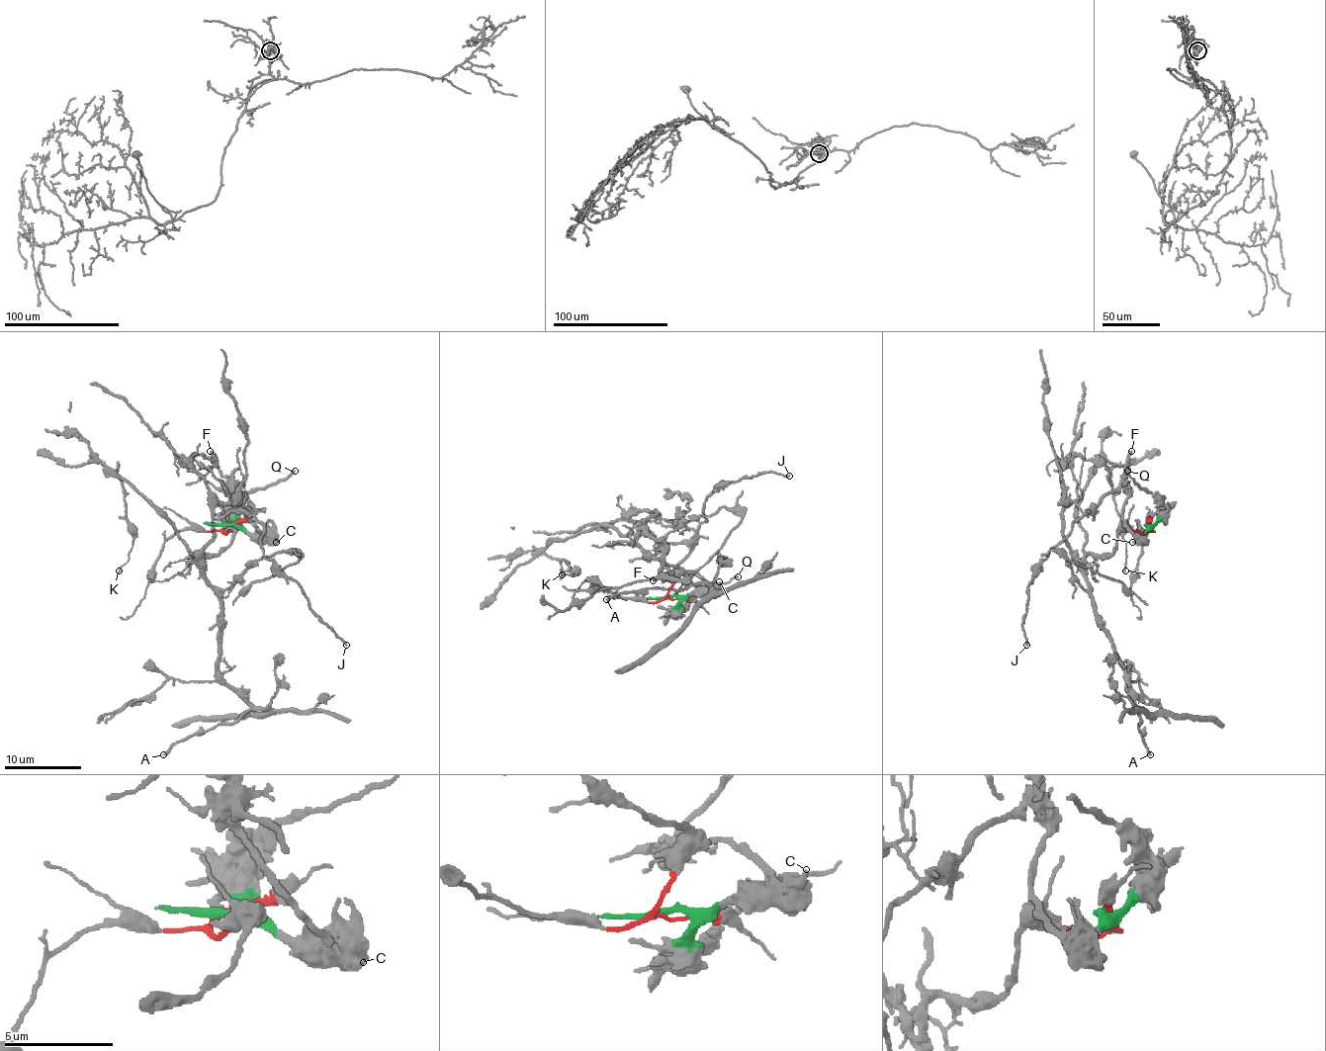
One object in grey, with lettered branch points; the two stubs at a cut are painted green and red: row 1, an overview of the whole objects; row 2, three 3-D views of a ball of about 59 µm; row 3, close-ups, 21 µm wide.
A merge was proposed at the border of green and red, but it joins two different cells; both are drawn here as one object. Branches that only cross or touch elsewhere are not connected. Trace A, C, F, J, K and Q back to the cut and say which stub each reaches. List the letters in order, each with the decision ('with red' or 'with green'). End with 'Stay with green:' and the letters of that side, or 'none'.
A: with red
C: with green
F: with green
J: with green
K: with red
Q: with green
Stay with green: C, F, J, Q

